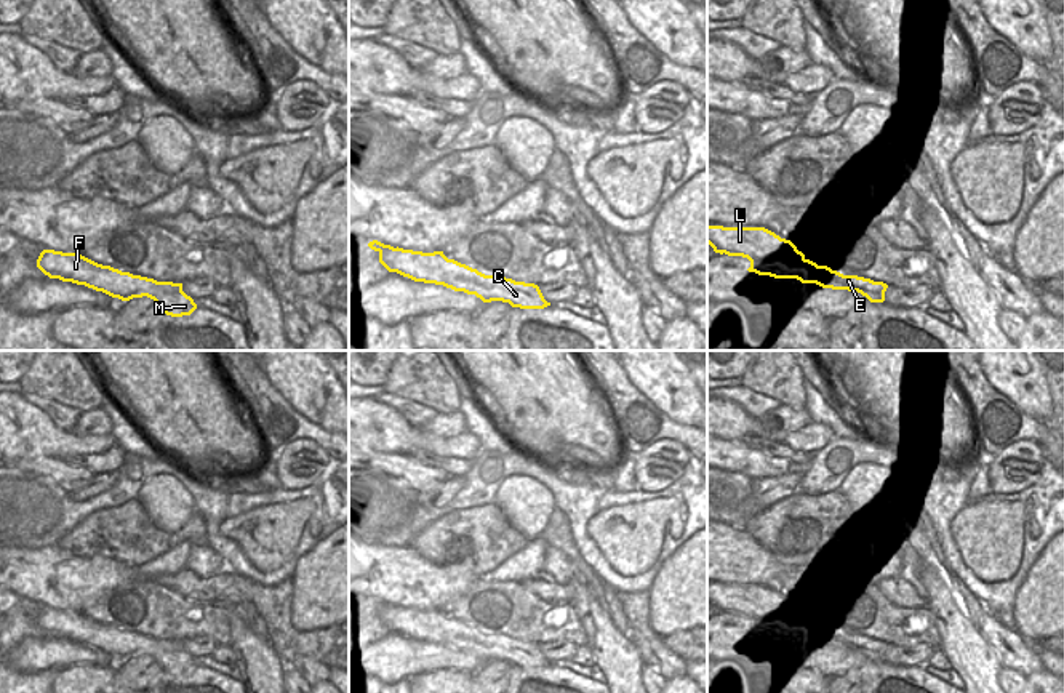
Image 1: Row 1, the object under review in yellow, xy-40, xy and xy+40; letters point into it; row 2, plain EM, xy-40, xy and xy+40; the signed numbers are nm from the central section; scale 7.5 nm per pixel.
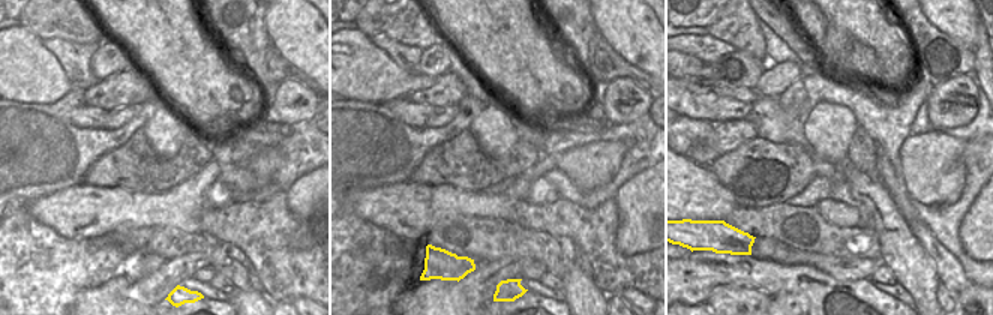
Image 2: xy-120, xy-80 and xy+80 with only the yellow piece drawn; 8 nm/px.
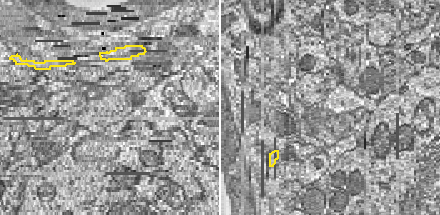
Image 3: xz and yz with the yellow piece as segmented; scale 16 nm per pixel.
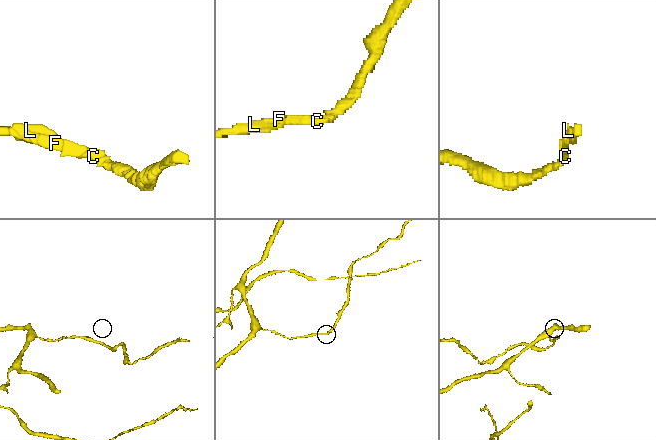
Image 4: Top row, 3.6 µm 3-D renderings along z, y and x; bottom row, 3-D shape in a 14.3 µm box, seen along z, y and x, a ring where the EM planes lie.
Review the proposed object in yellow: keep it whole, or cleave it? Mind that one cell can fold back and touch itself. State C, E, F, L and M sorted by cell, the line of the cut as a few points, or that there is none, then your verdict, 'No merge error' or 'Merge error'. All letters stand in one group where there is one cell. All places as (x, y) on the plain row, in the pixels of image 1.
Groups: C E F L M. No split. No merge error.

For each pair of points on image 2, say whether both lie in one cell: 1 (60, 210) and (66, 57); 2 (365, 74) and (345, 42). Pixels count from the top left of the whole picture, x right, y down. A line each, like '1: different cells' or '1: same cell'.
1: different cells
2: same cell

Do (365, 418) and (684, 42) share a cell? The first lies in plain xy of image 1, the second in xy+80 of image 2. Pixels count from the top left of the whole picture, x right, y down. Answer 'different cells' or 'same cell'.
different cells

